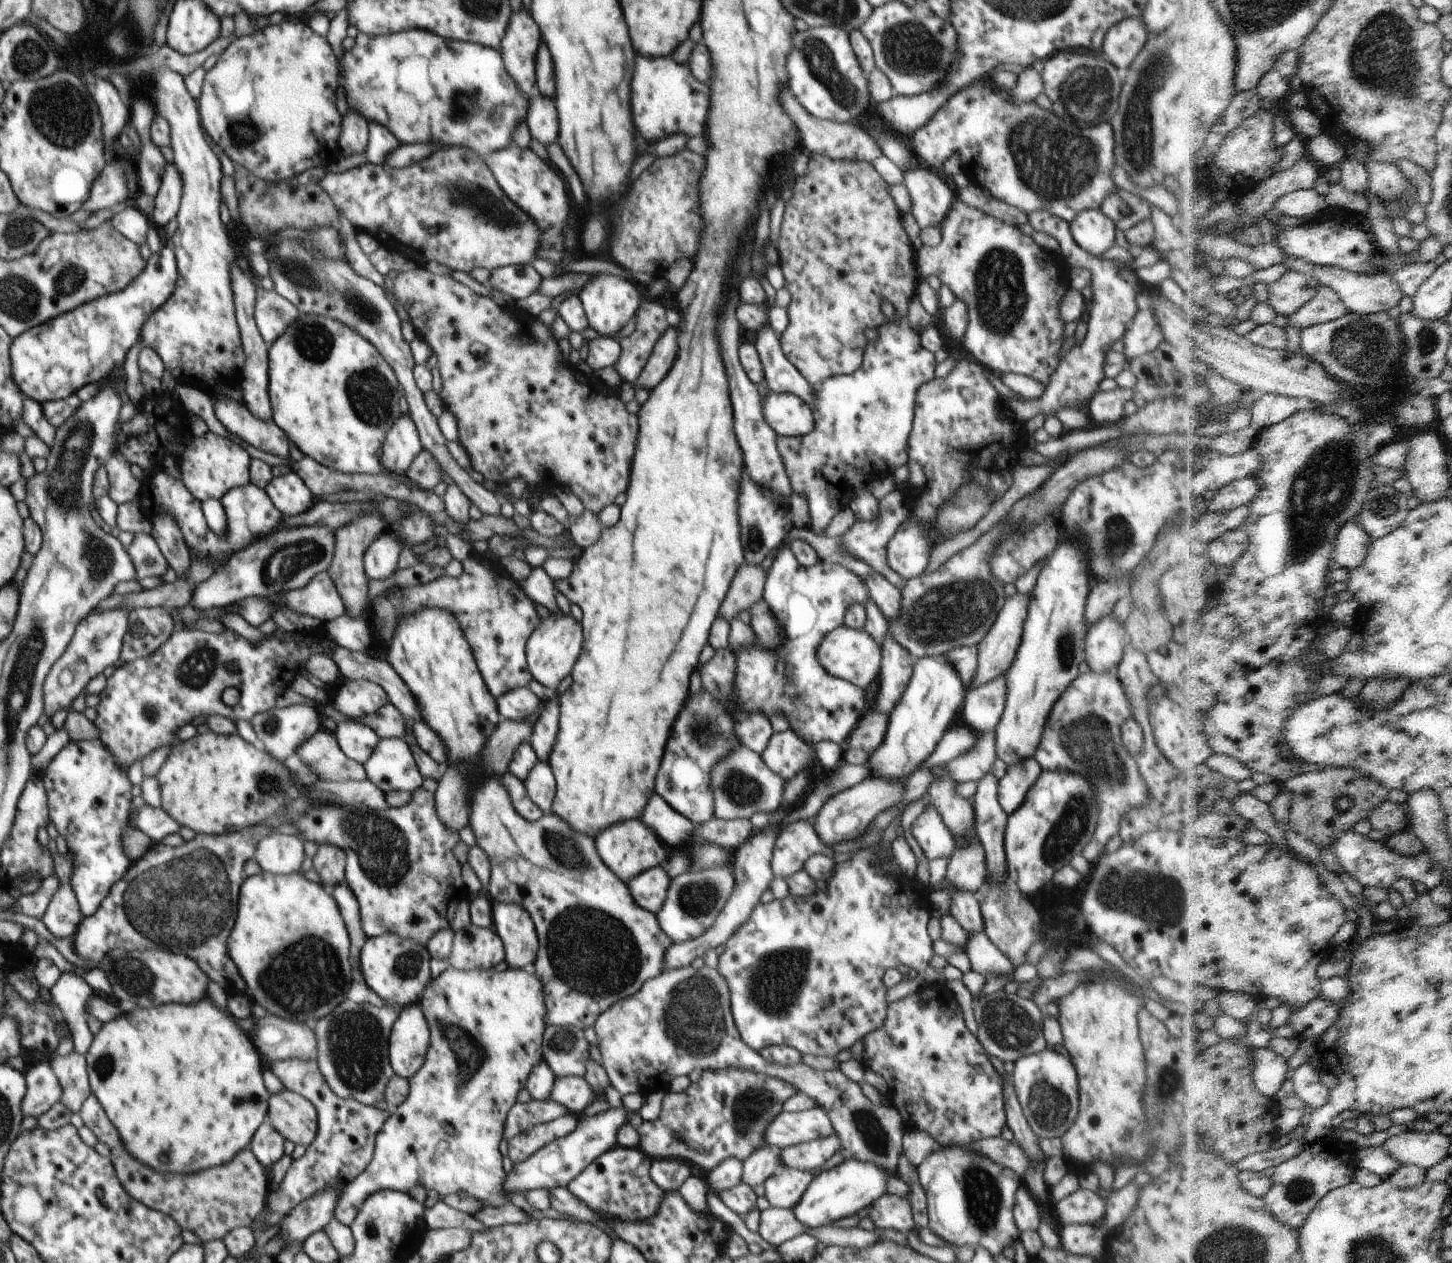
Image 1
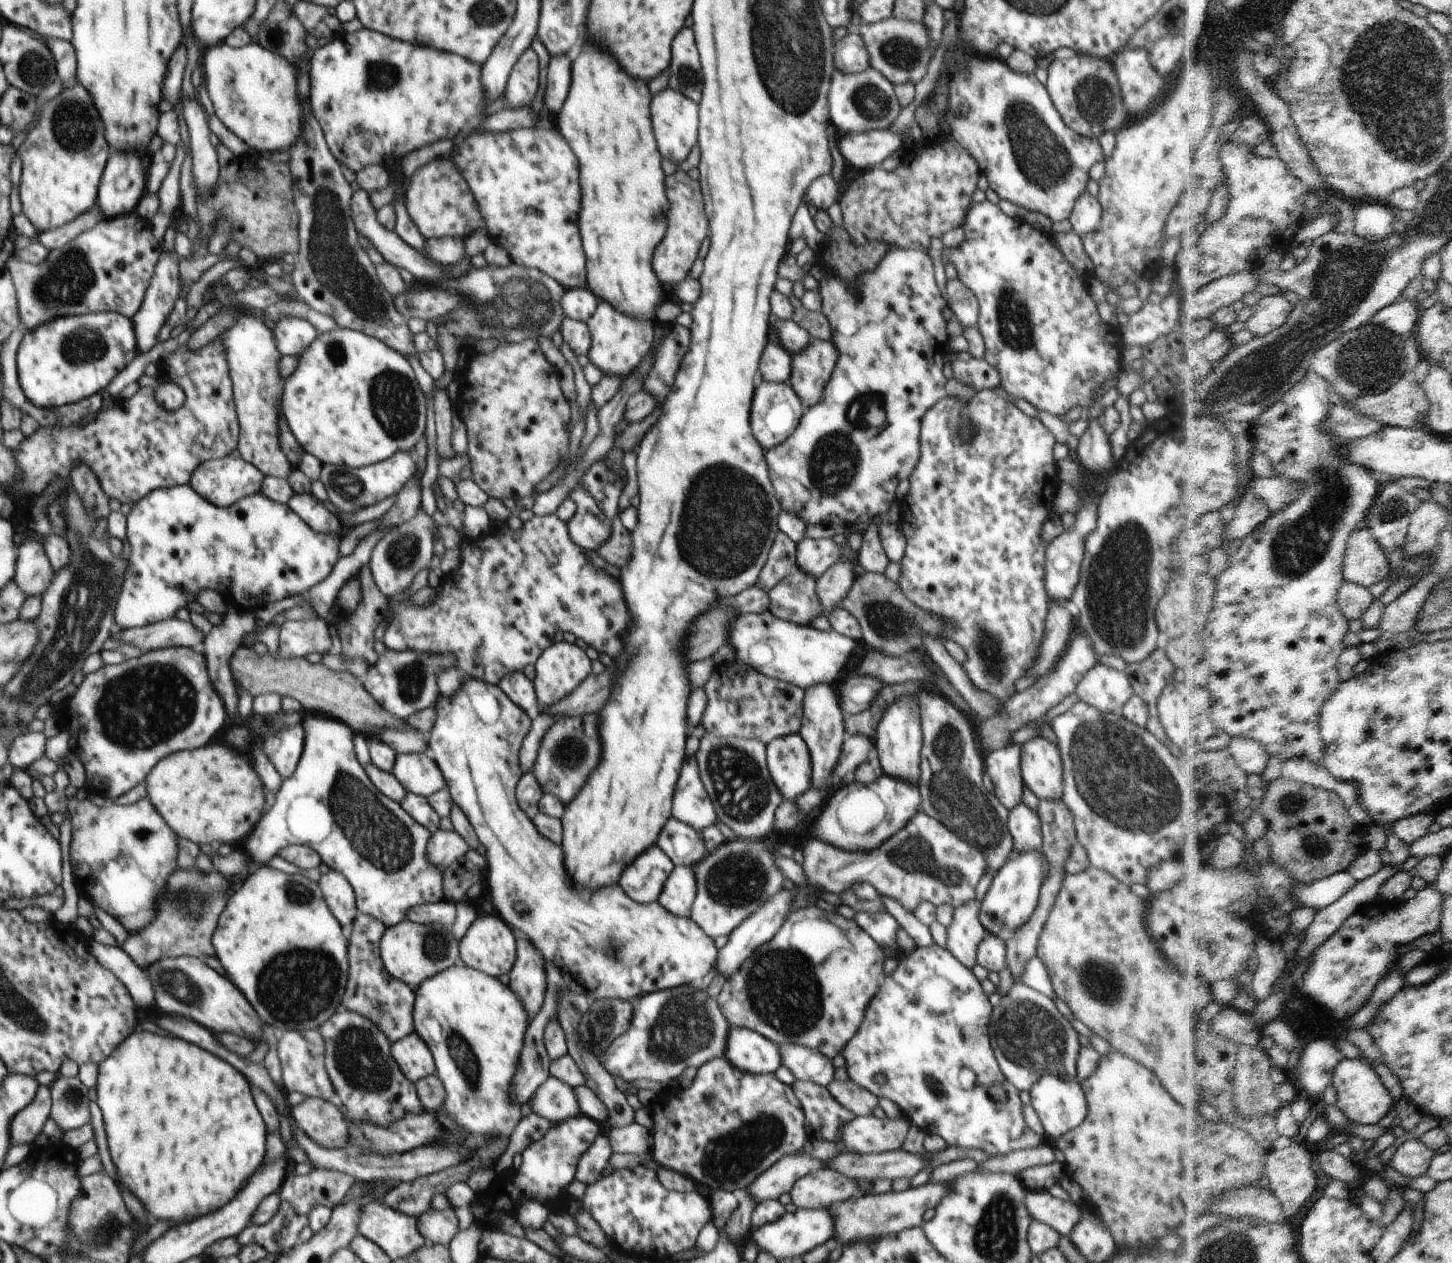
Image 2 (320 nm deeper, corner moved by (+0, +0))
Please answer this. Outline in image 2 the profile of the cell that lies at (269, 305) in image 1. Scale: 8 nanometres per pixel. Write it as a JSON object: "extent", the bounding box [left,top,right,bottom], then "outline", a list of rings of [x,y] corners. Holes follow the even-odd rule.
{"extent":[275,317,319,356],"outline":[[[288,317],[287,319],[278,321],[276,324],[275,332],[275,341],[278,347],[278,350],[283,354],[283,356],[301,356],[306,347],[309,347],[314,339],[319,335],[319,326],[309,323],[307,320],[304,320],[299,317]]]}

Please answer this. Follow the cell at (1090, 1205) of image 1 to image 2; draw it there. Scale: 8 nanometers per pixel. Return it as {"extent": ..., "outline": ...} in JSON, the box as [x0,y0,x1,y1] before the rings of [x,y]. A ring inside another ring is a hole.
{"extent":[1025,1189,1081,1236],"outline":[[[1026,1189],[1025,1205],[1032,1220],[1051,1226],[1060,1236],[1068,1236],[1081,1217],[1081,1210],[1073,1201],[1056,1198],[1049,1190]]]}

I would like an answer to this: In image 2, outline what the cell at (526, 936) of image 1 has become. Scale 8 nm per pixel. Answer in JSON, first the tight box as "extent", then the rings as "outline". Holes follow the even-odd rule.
{"extent":[509,933,547,1018],"outline":[[[520,933],[516,934],[517,953],[509,972],[509,987],[520,999],[529,1018],[542,1008],[547,989],[547,974],[542,953]]]}

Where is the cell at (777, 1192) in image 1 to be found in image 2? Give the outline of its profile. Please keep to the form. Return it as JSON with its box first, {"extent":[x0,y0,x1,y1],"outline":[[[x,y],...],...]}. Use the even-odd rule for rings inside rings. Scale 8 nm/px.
{"extent":[789,1168,863,1209],"outline":[[[824,1168],[797,1180],[789,1194],[798,1209],[829,1209],[833,1204],[861,1197],[863,1192],[856,1179]]]}

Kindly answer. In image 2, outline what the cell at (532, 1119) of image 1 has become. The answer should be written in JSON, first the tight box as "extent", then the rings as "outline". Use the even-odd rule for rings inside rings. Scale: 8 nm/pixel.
{"extent":[381,1156,481,1217],"outline":[[[478,1156],[464,1164],[441,1170],[439,1173],[416,1180],[396,1184],[381,1201],[392,1210],[402,1214],[419,1217],[431,1207],[432,1196],[446,1193],[446,1189],[455,1182],[465,1181],[474,1169],[481,1169]]]}

